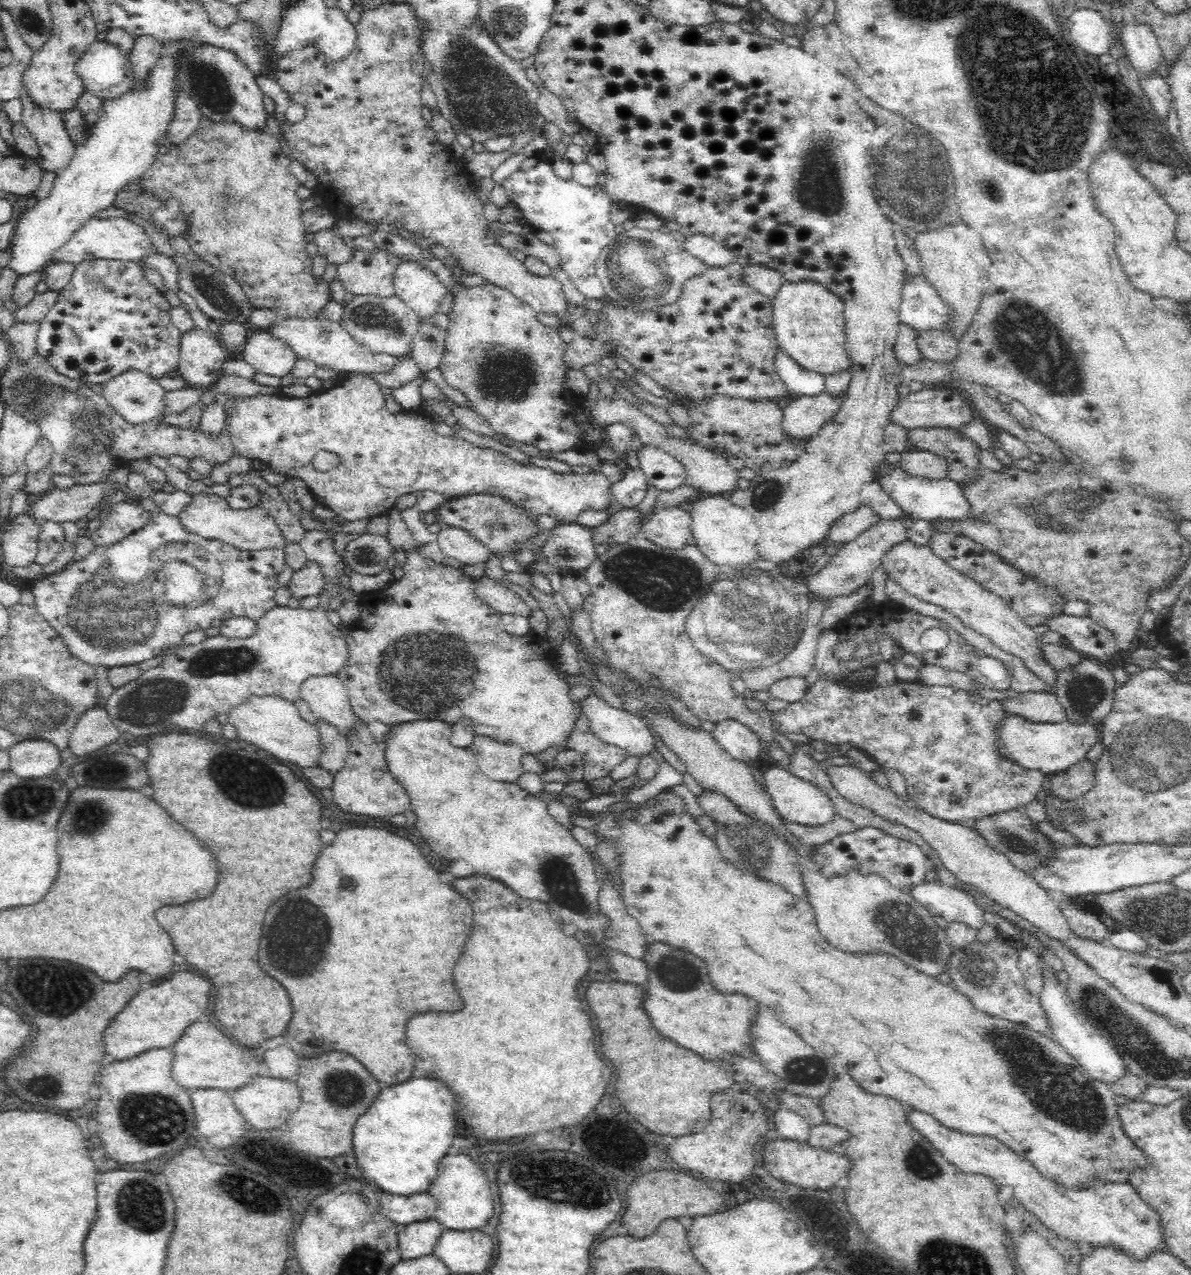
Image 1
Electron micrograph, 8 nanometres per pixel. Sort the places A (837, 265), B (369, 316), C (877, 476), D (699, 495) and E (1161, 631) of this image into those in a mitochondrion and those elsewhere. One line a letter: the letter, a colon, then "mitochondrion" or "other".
A: other
B: mitochondrion
C: other
D: other
E: other

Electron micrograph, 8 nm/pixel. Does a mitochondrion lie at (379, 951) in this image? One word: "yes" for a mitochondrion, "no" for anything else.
no

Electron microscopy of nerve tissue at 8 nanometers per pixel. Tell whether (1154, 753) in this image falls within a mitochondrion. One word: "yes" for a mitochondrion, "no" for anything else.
yes

